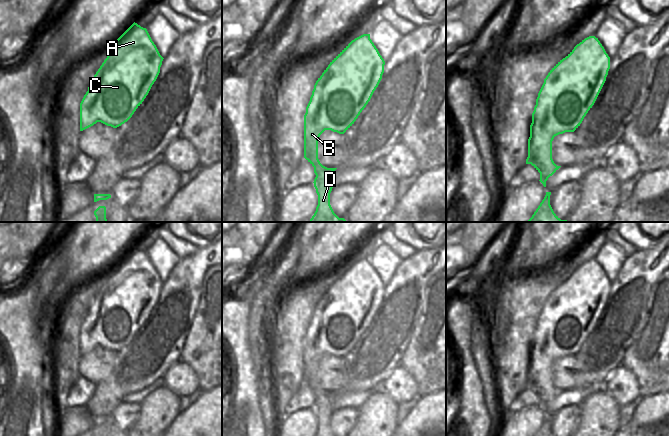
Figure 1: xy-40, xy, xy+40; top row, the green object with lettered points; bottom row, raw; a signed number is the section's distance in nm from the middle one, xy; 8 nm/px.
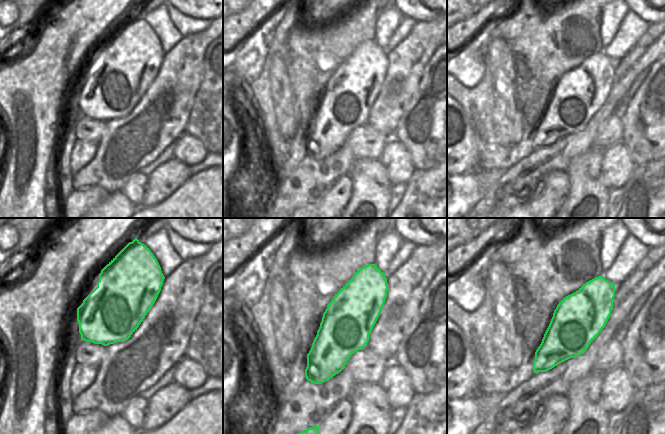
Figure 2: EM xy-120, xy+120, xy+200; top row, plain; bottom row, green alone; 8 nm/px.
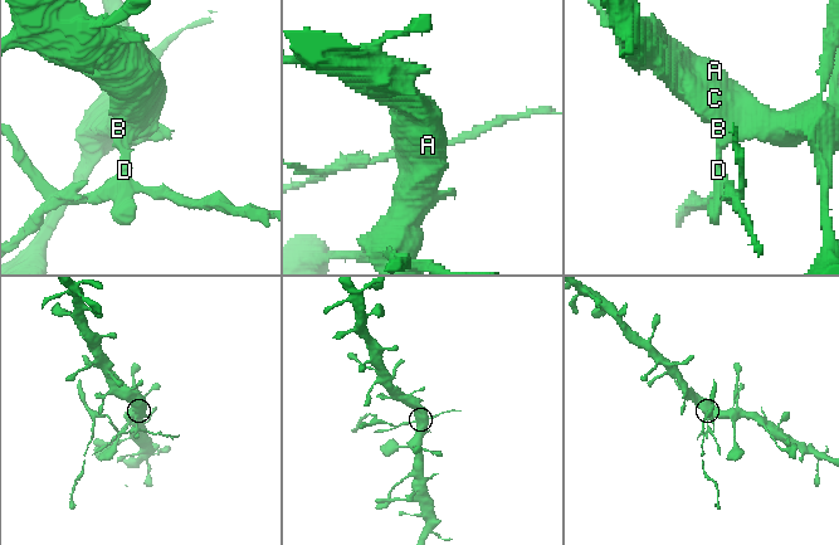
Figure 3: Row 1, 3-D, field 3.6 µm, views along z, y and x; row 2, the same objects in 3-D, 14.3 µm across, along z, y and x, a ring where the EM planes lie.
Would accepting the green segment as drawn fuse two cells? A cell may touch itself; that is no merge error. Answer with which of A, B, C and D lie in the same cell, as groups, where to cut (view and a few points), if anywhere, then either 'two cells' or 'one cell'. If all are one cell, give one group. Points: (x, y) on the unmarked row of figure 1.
groups A B C / D; cut xy (314, 393), (324, 393), (331, 396); two cells

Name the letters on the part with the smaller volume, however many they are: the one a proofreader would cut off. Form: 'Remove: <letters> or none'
Remove: D

